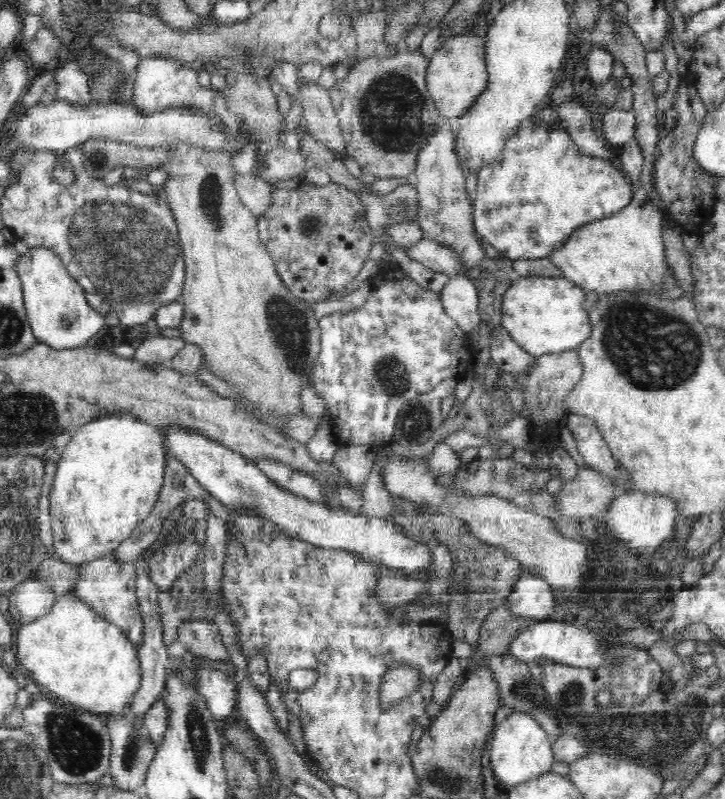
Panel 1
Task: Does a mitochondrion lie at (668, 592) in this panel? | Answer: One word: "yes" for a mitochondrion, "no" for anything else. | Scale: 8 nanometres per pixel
no

